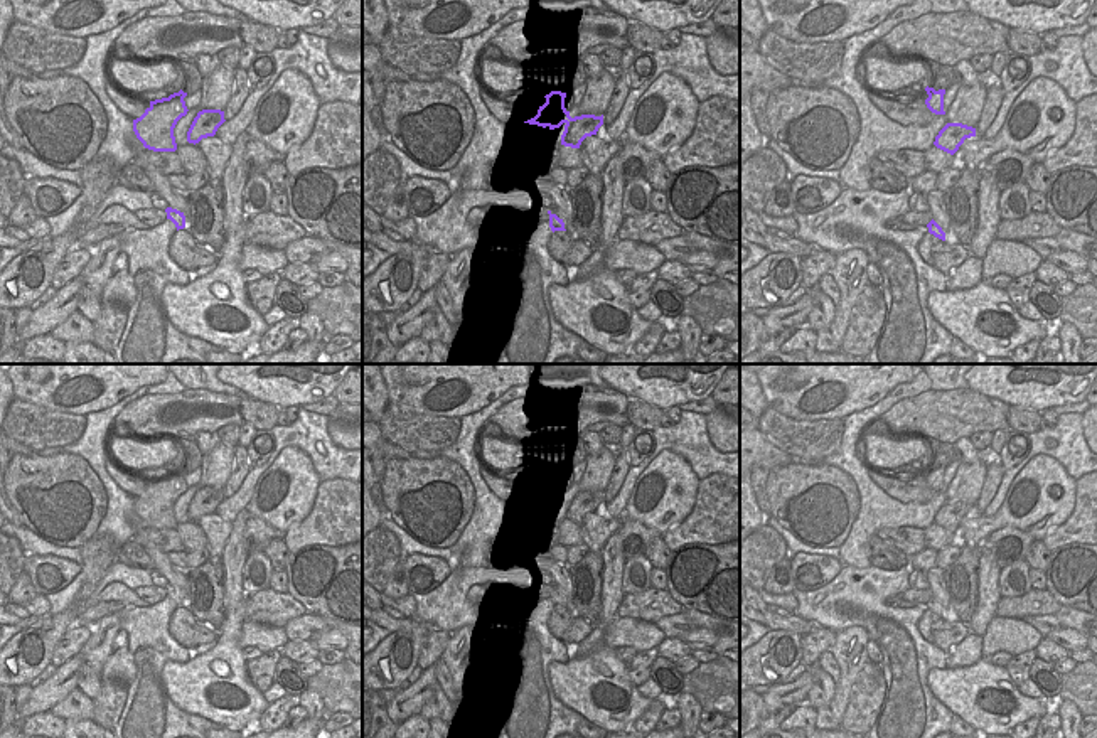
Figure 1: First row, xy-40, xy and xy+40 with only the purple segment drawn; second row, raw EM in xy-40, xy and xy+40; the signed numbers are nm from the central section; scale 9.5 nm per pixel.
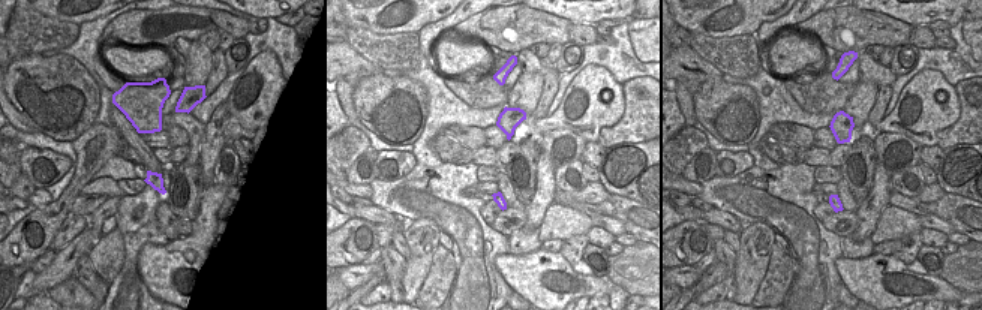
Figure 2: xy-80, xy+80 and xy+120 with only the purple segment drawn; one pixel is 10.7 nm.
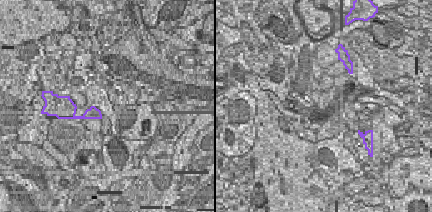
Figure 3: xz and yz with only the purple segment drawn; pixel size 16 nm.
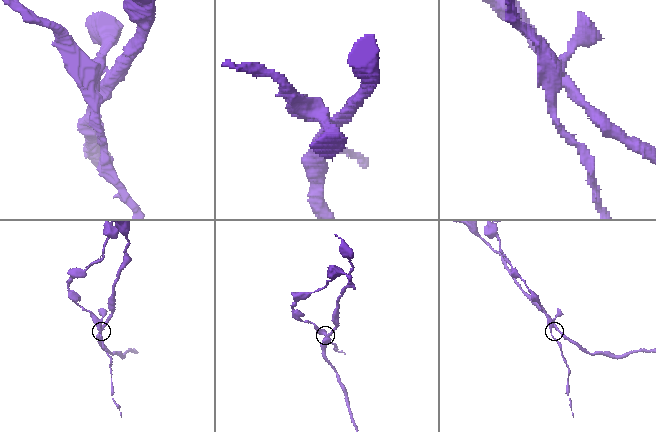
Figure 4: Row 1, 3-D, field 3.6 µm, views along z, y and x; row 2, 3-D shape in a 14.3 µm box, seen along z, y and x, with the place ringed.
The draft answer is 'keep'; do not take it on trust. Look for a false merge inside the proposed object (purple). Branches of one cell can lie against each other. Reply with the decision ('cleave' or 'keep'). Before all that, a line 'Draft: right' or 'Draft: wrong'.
Draft: wrong
cleave

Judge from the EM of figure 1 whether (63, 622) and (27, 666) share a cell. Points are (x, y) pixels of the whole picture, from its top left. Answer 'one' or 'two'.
one

